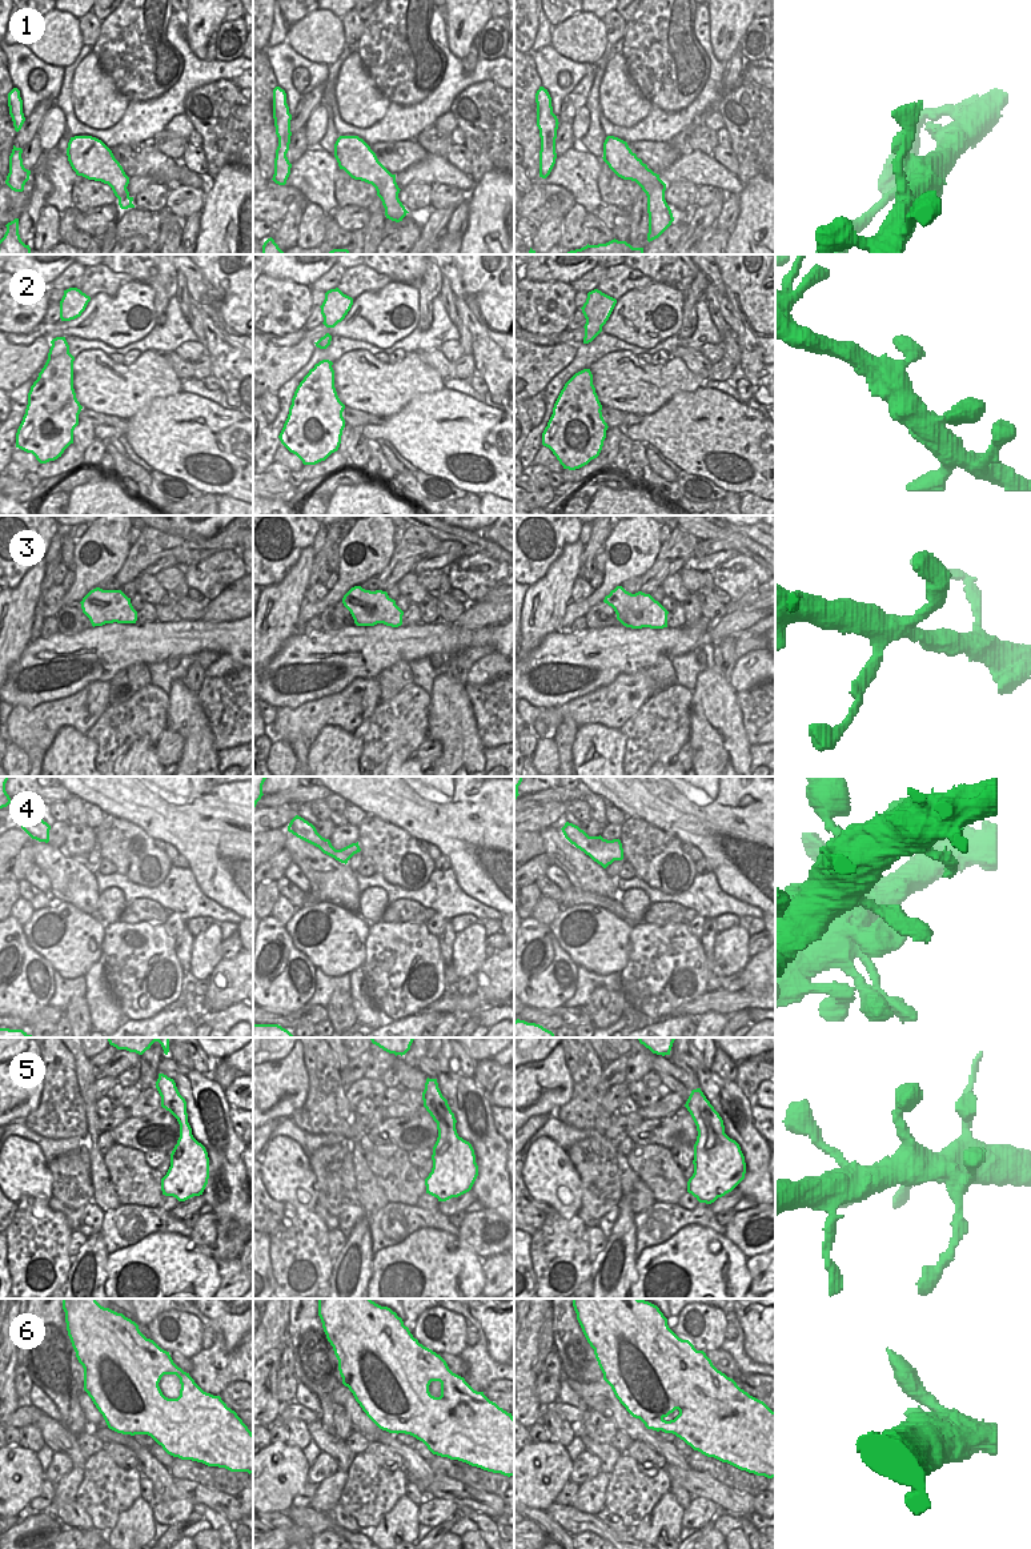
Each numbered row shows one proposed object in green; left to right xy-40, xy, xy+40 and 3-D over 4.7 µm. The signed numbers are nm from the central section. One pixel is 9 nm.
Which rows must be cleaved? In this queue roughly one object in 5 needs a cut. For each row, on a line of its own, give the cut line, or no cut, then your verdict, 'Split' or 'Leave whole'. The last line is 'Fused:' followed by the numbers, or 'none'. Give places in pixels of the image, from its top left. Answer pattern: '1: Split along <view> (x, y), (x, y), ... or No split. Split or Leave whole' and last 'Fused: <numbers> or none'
1: No split. Leave whole
2: No split. Leave whole
3: No split. Leave whole
4: No split. Leave whole
5: No split. Leave whole
6: No split. Leave whole
Fused: none

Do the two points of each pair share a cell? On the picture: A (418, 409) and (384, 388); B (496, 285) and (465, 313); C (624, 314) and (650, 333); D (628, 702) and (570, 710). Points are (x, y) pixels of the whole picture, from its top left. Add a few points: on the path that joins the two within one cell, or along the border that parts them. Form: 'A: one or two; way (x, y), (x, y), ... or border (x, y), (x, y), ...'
A: two; border (438, 390), (416, 394), (396, 413), (386, 417)
B: two; border (462, 299), (488, 334)
C: one; way (630, 320), (637, 320), (644, 326)
D: one; way (613, 705), (585, 709)

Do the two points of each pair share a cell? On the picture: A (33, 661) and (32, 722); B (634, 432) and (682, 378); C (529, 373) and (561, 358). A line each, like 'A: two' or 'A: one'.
A: two
B: two
C: one

